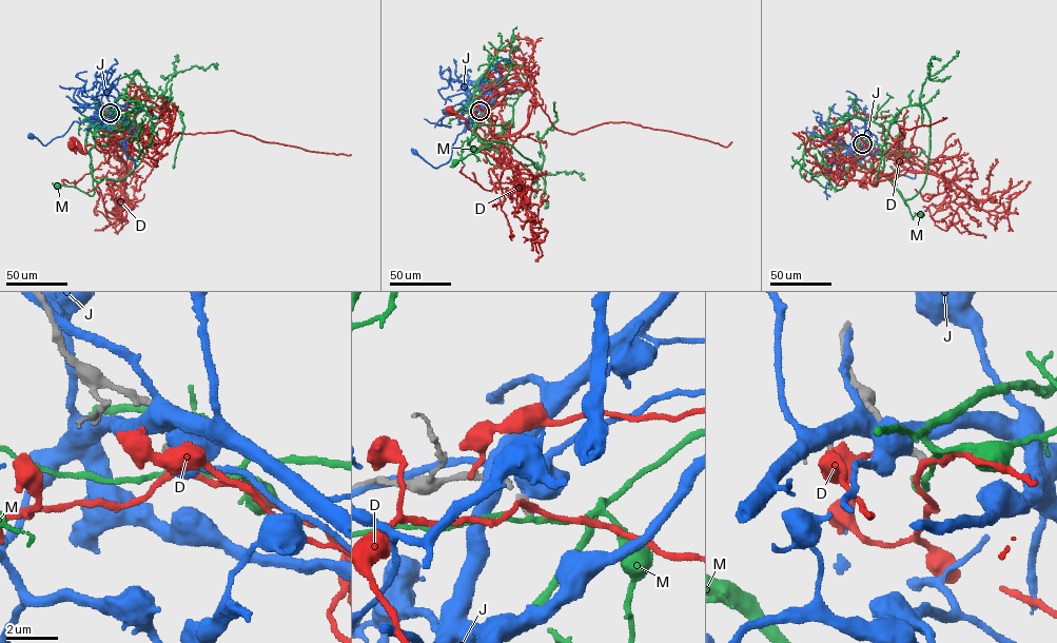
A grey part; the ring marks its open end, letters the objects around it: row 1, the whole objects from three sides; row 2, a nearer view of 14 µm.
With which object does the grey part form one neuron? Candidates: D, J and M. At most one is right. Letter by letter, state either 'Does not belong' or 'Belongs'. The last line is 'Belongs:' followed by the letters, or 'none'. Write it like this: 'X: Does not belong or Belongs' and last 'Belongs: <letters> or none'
D: Does not belong
J: Does not belong
M: Does not belong
Belongs: none

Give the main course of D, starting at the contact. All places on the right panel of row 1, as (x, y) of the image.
D: (862, 143), (854, 175), (859, 164), (880, 176), (914, 163), (923, 169), (862, 183)

